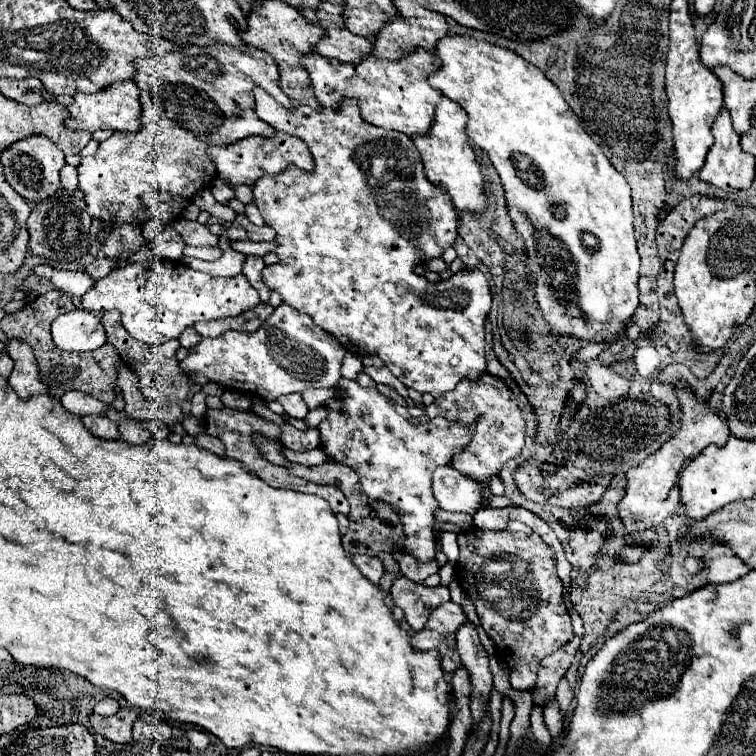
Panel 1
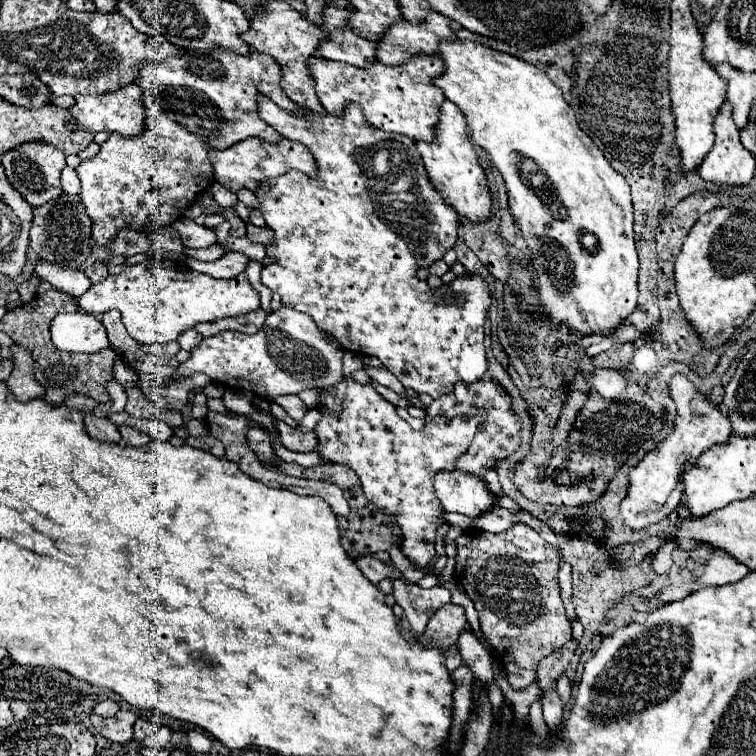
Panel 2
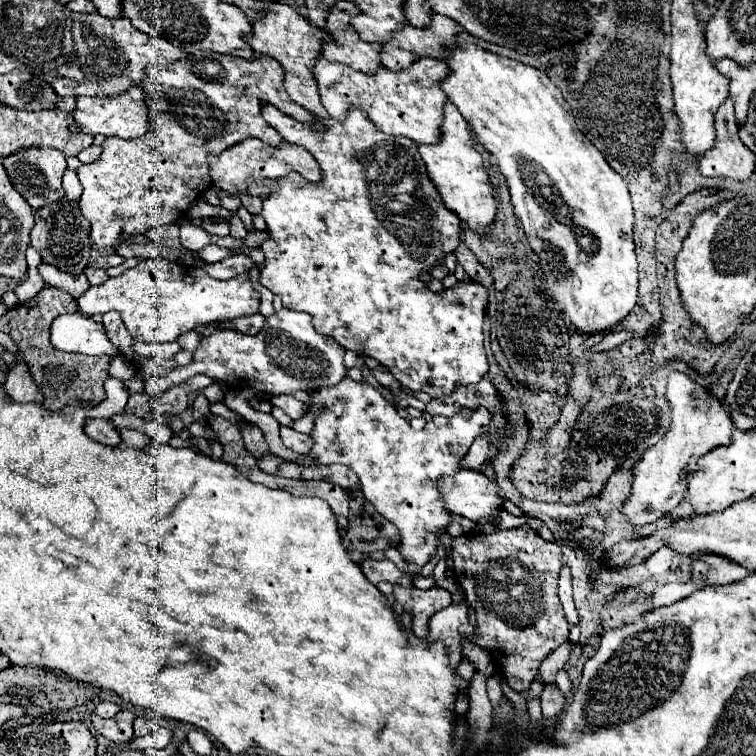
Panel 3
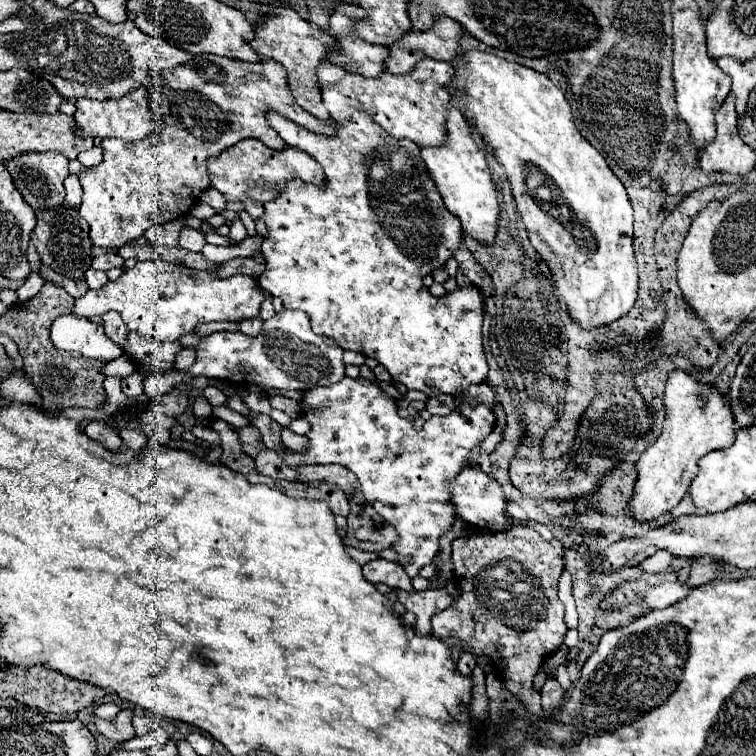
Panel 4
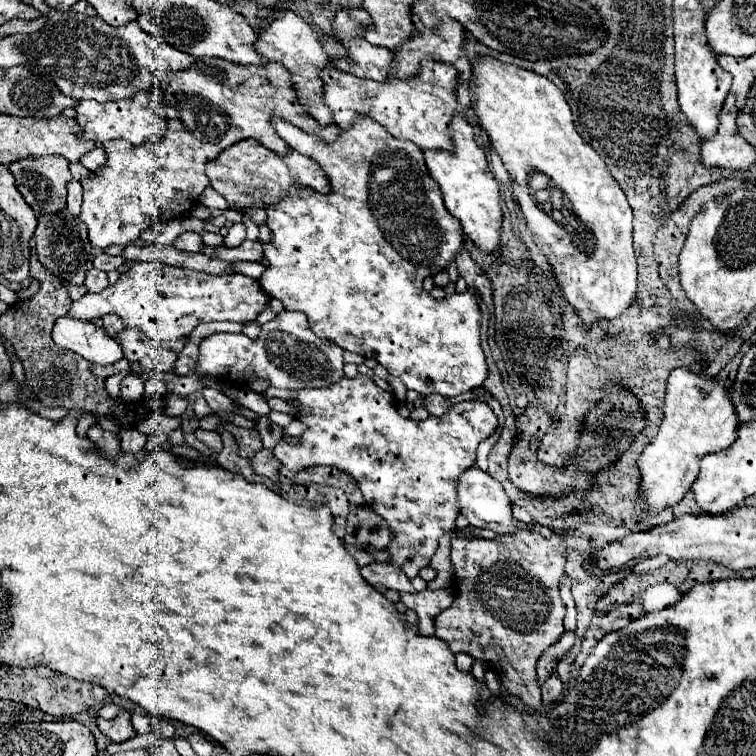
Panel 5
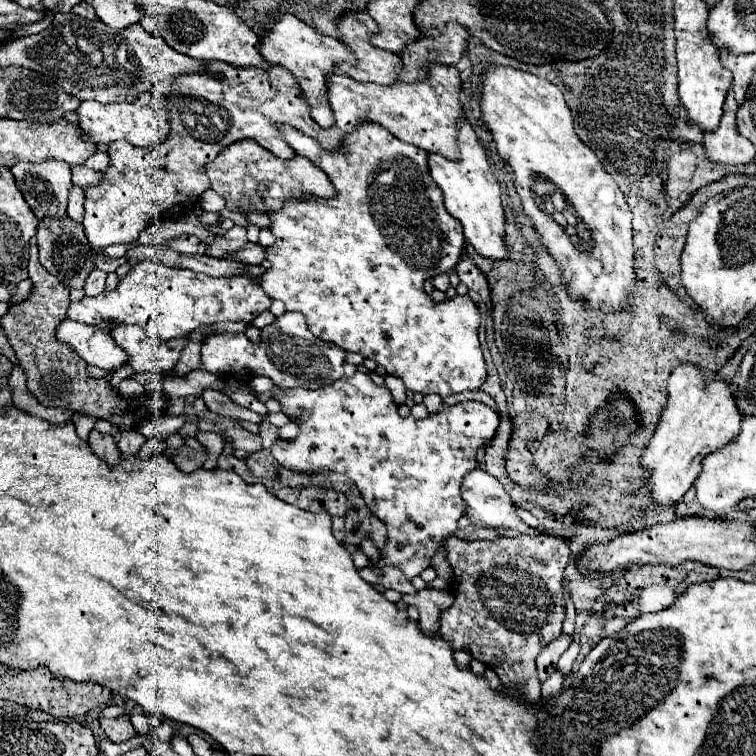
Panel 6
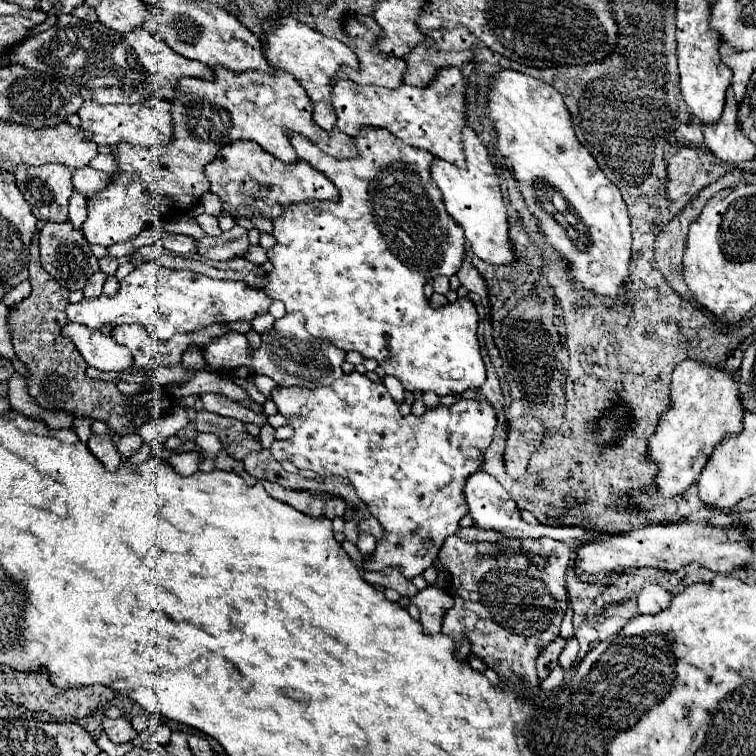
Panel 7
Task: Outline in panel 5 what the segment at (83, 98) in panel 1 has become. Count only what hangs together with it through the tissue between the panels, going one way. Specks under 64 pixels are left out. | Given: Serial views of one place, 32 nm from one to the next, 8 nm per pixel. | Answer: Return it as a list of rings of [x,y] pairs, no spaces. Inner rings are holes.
[[[136,92],[136,96],[118,102],[96,102],[96,100],[80,100],[76,106],[76,122],[82,128],[82,134],[90,140],[106,142],[114,138],[124,138],[132,144],[142,144],[146,140],[160,140],[164,136],[166,120],[162,112],[150,108],[150,94]]]

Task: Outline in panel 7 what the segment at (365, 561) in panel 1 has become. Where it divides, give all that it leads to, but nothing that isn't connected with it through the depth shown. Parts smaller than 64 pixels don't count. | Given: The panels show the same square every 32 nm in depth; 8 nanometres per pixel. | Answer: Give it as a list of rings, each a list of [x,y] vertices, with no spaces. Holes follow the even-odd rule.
[[[384,568],[380,572],[360,572],[362,578],[372,584],[372,586],[382,586],[382,588],[392,588],[396,592],[400,592],[402,596],[412,596],[418,590],[414,588],[414,584],[410,580],[406,580],[402,576],[400,570],[396,568]]]

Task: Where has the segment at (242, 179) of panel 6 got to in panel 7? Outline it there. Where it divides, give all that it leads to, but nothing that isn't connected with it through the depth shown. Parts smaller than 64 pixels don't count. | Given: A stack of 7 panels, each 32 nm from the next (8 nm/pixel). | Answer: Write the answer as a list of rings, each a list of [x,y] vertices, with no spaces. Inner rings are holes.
[[[236,140],[232,144],[224,146],[218,152],[218,156],[208,164],[206,176],[210,180],[210,190],[222,198],[224,210],[230,212],[232,216],[276,218],[292,202],[304,202],[310,198],[316,198],[316,200],[336,200],[338,198],[338,190],[334,188],[334,184],[320,170],[312,168],[306,160],[296,160],[296,164],[284,164],[282,160],[268,156],[268,152],[264,152],[260,148],[260,144],[252,144],[252,140],[250,142],[248,140]]]

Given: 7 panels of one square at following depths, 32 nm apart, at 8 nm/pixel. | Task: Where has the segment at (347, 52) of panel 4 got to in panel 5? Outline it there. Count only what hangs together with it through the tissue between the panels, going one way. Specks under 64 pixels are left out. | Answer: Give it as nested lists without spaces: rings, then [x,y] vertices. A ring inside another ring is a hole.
[[[342,8],[336,12],[334,20],[332,20],[332,30],[334,36],[344,44],[348,56],[344,58],[336,58],[332,60],[332,64],[348,74],[360,76],[360,78],[370,78],[370,80],[386,80],[390,76],[390,60],[394,58],[392,50],[388,48],[380,48],[380,46],[372,46],[370,42],[364,40],[362,36],[362,28],[370,24],[370,16],[364,8]]]

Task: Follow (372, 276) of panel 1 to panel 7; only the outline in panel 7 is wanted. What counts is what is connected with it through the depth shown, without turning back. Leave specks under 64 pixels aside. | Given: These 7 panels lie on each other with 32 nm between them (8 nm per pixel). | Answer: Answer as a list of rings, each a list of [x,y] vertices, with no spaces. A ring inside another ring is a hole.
[[[362,128],[358,136],[352,136],[352,144],[356,144],[356,150],[360,152],[360,156],[354,156],[352,160],[336,160],[332,156],[328,156],[326,152],[320,152],[320,148],[316,148],[316,144],[312,144],[310,140],[304,140],[304,136],[296,136],[296,132],[292,132],[292,136],[288,136],[288,140],[292,140],[292,146],[296,148],[298,156],[308,160],[316,170],[324,172],[328,176],[328,180],[338,188],[338,202],[330,202],[330,200],[320,200],[320,202],[300,202],[300,204],[288,204],[288,208],[284,208],[284,212],[272,220],[274,230],[272,234],[276,236],[276,246],[268,250],[268,260],[272,262],[274,270],[270,274],[266,274],[266,284],[264,284],[264,292],[268,298],[272,300],[282,300],[286,304],[286,312],[302,312],[308,324],[308,332],[320,340],[328,340],[332,344],[336,344],[342,350],[354,350],[360,352],[364,358],[374,358],[388,376],[396,376],[404,388],[408,392],[436,392],[438,396],[446,396],[450,392],[460,394],[464,390],[476,390],[484,384],[486,380],[486,368],[482,362],[482,354],[480,354],[480,344],[478,344],[478,312],[472,300],[464,298],[464,300],[456,300],[456,302],[448,302],[440,308],[432,308],[430,300],[424,294],[424,284],[426,280],[434,278],[434,276],[452,276],[458,272],[462,260],[464,260],[464,230],[456,224],[456,220],[452,220],[452,216],[446,212],[444,208],[444,200],[442,200],[442,192],[440,188],[434,184],[434,180],[430,178],[430,162],[432,162],[432,154],[420,148],[412,148],[408,144],[404,144],[402,140],[398,140],[396,136],[392,136],[388,130],[384,128]]]

